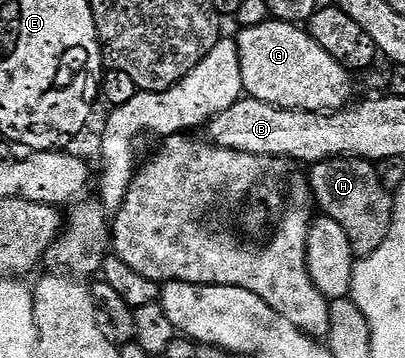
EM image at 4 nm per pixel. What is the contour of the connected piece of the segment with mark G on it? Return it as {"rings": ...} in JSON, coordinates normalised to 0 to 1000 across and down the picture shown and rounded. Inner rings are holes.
{"rings":[[[674,50],[642,73],[598,78],[583,101],[588,148],[593,151],[593,218],[600,260],[615,277],[662,285],[701,307],[760,307],[763,313],[832,313],[867,288],[864,265],[874,257],[867,204],[857,201],[810,140],[800,140],[765,103],[753,75],[731,67],[706,67]]]}

